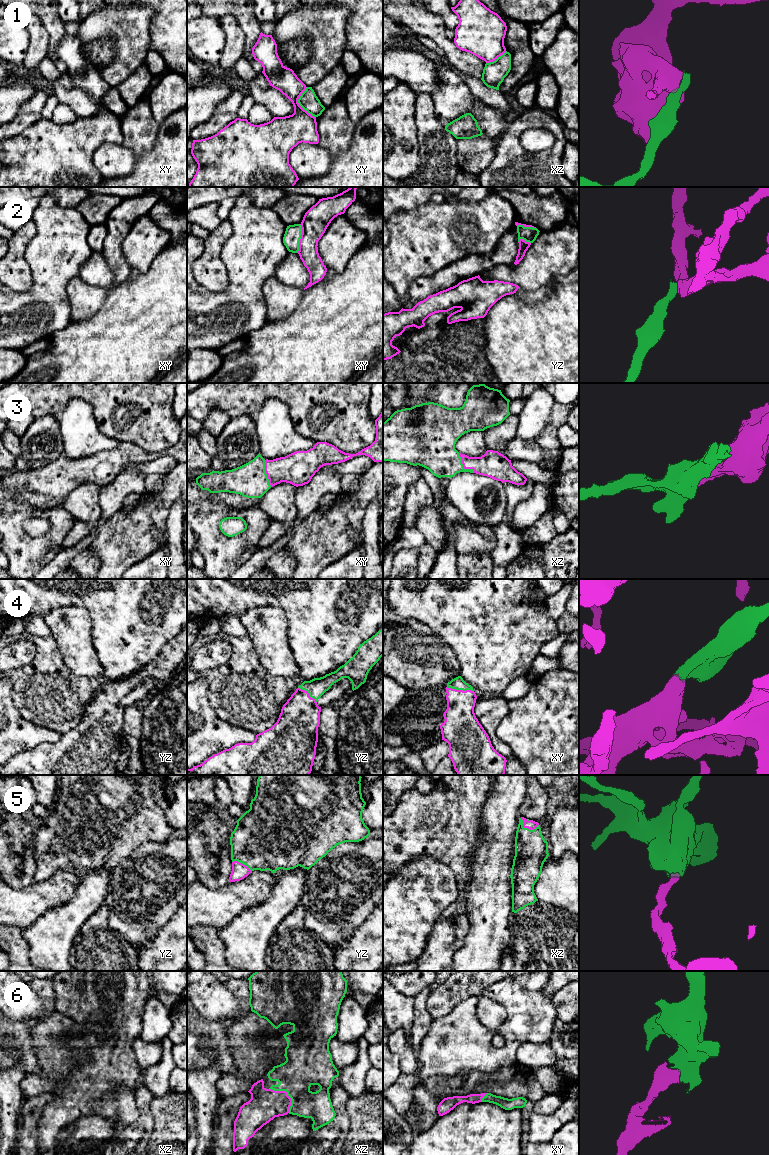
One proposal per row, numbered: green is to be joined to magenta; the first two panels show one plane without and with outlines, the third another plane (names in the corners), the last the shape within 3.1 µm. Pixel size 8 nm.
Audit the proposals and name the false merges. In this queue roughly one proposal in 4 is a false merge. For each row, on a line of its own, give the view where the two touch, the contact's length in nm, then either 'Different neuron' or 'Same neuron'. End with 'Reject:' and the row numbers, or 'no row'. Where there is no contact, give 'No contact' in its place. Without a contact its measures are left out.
1: Touches magenta in xy. Shared border 260 nm. Different neuron
2: Touches magenta in xy. Shared border 240 nm. Different neuron
3: Touches magenta in xz. Shared border 200 nm. Same neuron
4: Touches magenta in xy. Shared border 220 nm. Same neuron
5: Touches magenta in xz. Shared border 160 nm. Same neuron
6: Touches magenta in xz. Shared border 260 nm. Same neuron
Reject: 1, 2

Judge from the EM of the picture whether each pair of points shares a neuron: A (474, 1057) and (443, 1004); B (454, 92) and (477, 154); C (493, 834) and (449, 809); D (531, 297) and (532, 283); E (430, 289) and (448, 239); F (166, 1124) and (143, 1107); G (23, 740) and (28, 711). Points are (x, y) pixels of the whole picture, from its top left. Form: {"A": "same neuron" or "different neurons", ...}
{"A": "different neurons", "B": "same neuron", "C": "different neurons", "D": "different neurons", "E": "different neurons", "F": "different neurons", "G": "different neurons"}

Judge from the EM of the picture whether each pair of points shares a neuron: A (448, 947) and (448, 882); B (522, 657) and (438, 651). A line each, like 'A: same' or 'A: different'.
A: different
B: different

